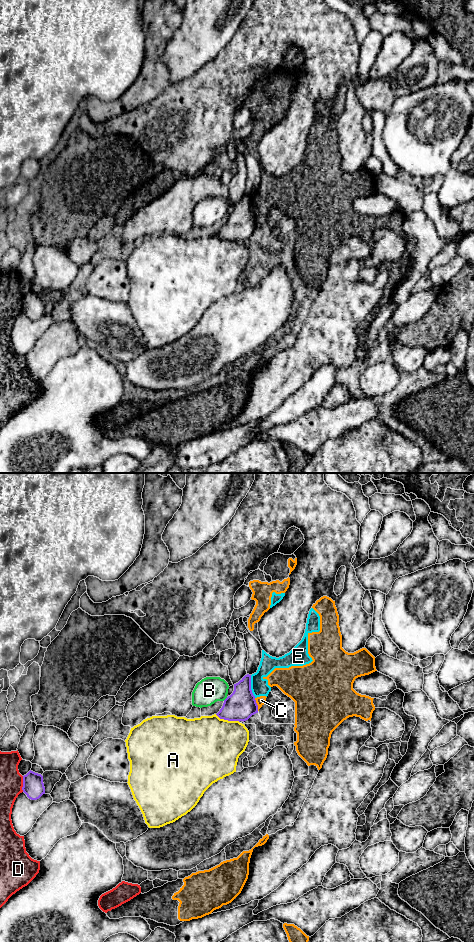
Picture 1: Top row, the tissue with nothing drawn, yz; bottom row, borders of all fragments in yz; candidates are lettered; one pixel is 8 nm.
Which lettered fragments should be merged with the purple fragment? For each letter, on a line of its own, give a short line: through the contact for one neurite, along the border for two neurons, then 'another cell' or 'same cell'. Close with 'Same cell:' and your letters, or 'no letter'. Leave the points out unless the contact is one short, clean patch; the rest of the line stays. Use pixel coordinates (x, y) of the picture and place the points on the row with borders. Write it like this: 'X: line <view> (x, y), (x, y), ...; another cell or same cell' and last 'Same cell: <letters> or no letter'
A: another cell
B: line yz (227, 697), (223, 700); another cell
C: another cell
D: another cell
E: line yz (250, 675), (250, 689), (255, 697); another cell
Same cell: no letter

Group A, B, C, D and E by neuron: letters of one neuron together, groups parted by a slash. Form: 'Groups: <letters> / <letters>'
Groups: A / B / C E / D

